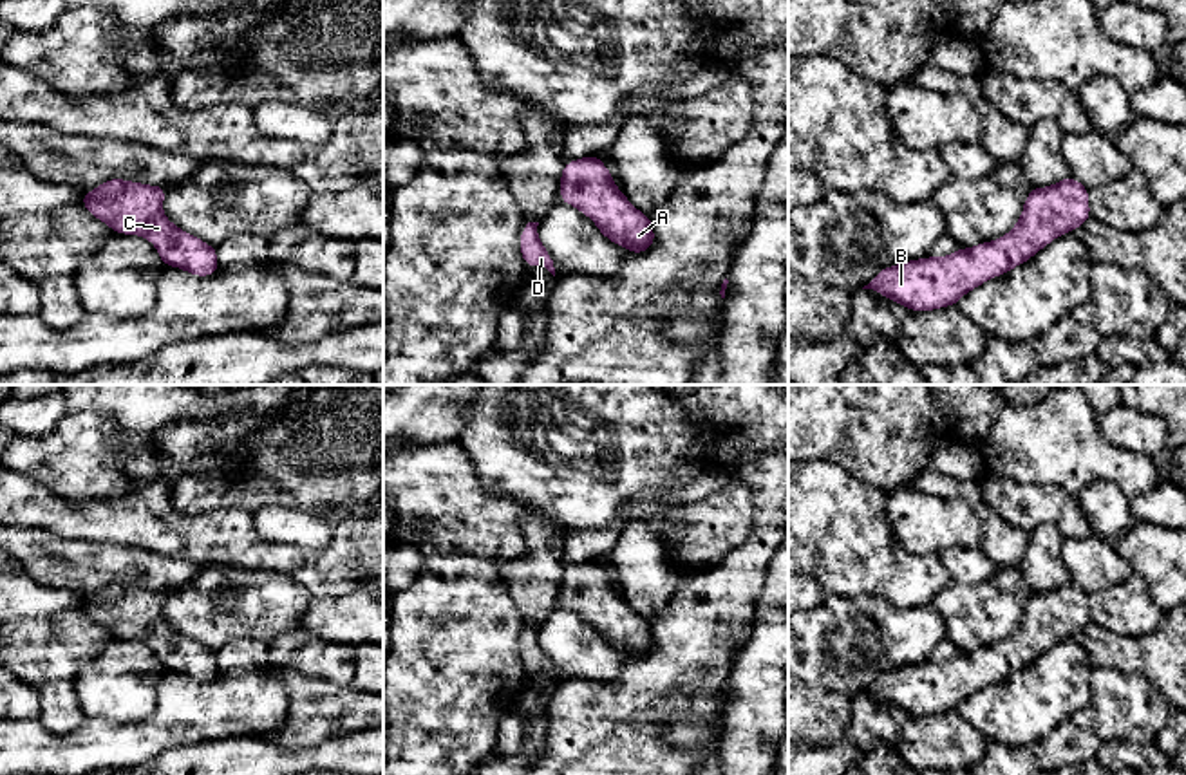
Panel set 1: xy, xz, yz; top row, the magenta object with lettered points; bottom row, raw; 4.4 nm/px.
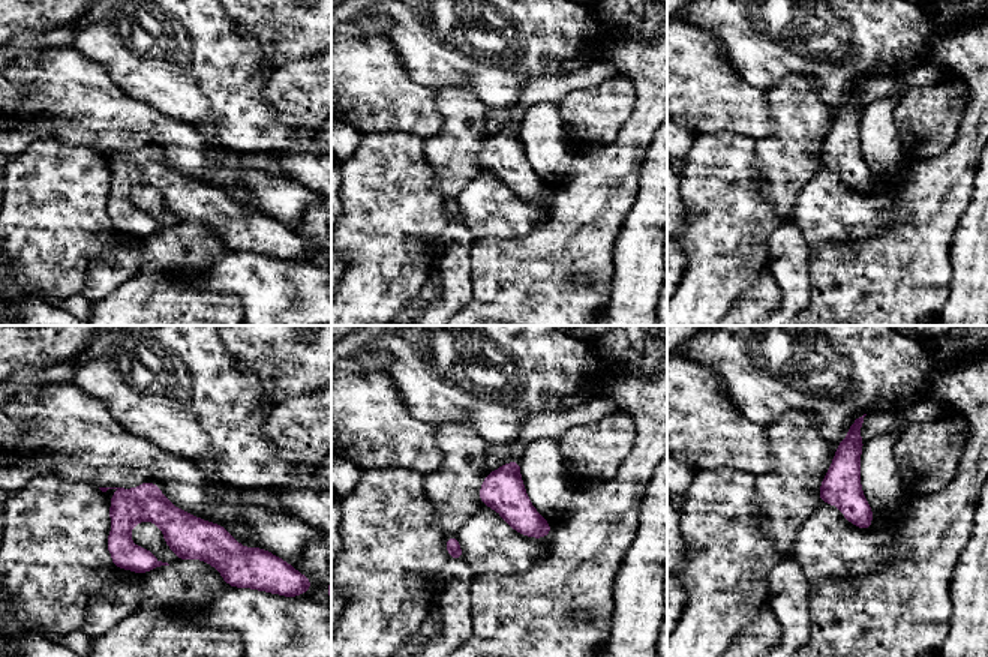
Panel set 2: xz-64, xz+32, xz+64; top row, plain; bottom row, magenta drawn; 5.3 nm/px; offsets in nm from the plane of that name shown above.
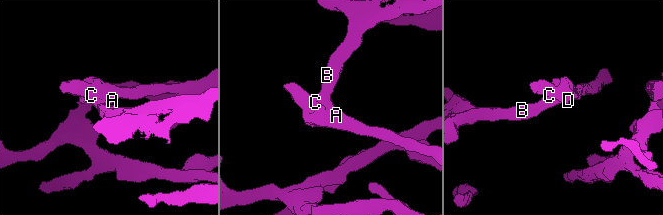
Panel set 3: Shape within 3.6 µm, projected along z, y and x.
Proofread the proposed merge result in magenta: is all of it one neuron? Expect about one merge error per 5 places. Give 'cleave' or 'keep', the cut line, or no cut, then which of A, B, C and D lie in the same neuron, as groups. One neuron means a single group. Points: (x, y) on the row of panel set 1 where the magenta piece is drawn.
keep | no cut | A B C D

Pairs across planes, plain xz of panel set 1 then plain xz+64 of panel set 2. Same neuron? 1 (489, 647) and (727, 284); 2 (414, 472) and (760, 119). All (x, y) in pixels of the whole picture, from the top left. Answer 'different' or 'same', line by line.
1: same
2: same

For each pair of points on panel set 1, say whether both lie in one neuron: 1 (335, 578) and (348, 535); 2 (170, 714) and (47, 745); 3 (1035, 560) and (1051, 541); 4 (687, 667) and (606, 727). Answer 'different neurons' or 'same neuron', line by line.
1: same neuron
2: same neuron
3: same neuron
4: same neuron

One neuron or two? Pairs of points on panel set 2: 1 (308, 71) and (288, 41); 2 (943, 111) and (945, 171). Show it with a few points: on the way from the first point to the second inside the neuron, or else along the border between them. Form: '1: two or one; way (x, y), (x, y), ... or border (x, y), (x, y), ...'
1: two; border (315, 56), (290, 60), (273, 69)
2: two; border (961, 119), (957, 138), (942, 153), (910, 159)

